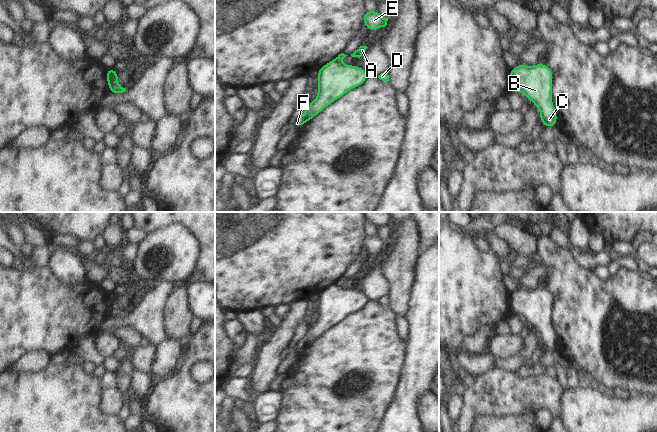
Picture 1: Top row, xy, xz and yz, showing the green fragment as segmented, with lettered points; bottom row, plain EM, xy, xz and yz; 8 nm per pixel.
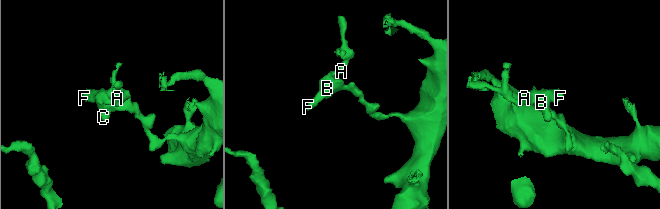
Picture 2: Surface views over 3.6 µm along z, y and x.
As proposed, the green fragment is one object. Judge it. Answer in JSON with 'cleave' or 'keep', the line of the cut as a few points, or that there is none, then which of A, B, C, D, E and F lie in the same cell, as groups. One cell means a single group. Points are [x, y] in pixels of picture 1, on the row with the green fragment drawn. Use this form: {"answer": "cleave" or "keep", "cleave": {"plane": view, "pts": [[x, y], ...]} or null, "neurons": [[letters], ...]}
{"answer": "cleave", "cleave": {"plane": "xy", "pts": [[117, 74], [108, 86]]}, "neurons": [["A", "E"], ["B", "C", "D", "F"]]}

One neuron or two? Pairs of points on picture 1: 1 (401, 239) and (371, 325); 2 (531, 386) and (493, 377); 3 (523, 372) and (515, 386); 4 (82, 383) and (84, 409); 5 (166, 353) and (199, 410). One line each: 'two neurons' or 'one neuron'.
1: two neurons
2: one neuron
3: two neurons
4: one neuron
5: two neurons

